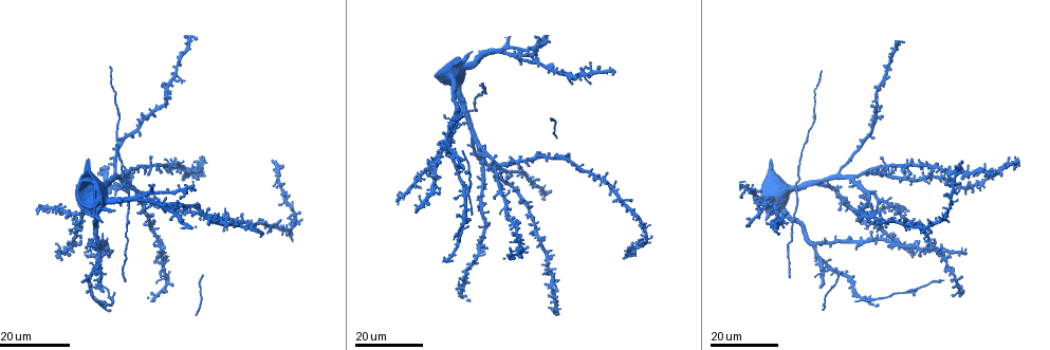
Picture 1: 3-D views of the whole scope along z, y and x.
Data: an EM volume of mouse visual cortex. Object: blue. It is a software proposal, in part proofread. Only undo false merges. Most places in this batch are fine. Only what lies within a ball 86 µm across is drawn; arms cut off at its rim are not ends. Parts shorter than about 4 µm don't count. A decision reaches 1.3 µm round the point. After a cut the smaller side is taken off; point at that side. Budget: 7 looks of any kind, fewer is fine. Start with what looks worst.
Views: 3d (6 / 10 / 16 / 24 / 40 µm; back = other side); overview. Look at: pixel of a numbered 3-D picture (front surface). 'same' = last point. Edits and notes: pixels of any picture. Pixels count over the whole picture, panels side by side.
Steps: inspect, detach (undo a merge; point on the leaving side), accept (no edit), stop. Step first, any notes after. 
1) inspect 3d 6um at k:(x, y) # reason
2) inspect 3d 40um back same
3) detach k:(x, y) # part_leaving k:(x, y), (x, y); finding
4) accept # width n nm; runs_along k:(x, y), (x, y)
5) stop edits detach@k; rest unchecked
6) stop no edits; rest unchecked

inspect 3d 24um at 1:(863, 216)

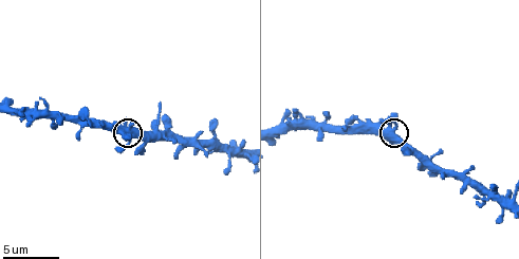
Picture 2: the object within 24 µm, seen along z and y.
inspect 3d 10um at 2:(394, 129)

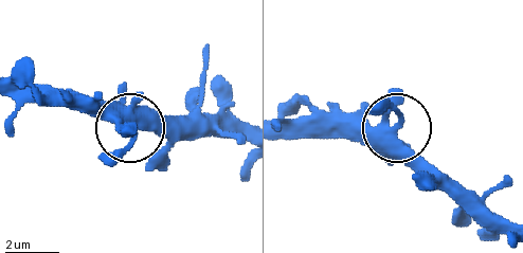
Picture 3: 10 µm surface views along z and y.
accept # side_arm 33 um; one cell here

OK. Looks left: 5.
inspect 3d 16um at 1:(479, 94)

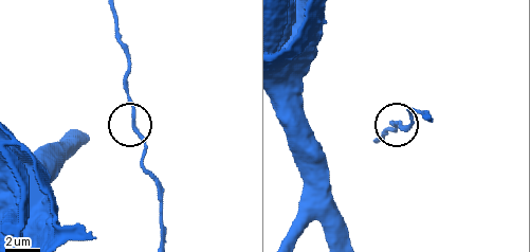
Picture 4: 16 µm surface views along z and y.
inspect 3d 6um at 4:(135, 130)

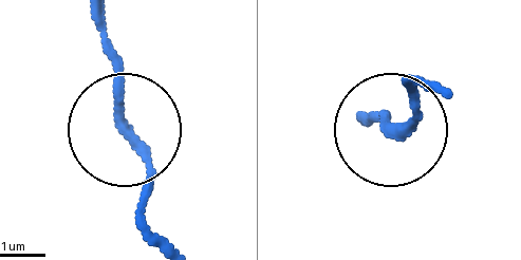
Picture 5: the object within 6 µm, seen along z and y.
accept # all the same cell

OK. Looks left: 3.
inspect 3d 24um at 1:(497, 163)

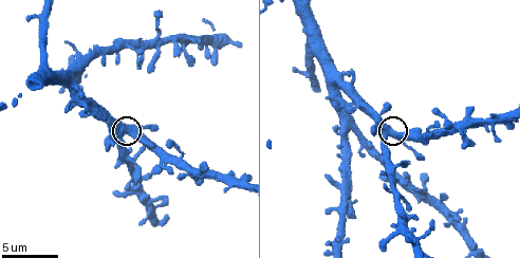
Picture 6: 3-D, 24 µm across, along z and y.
inspect 3d 10um at 6:(390, 133) # zoom in

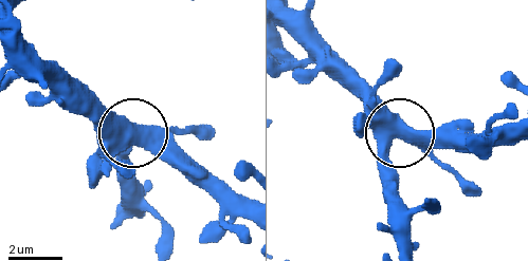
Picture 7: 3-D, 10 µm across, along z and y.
accept # arms 3; all the same cell

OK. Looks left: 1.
stop no edits; rest unchecked

